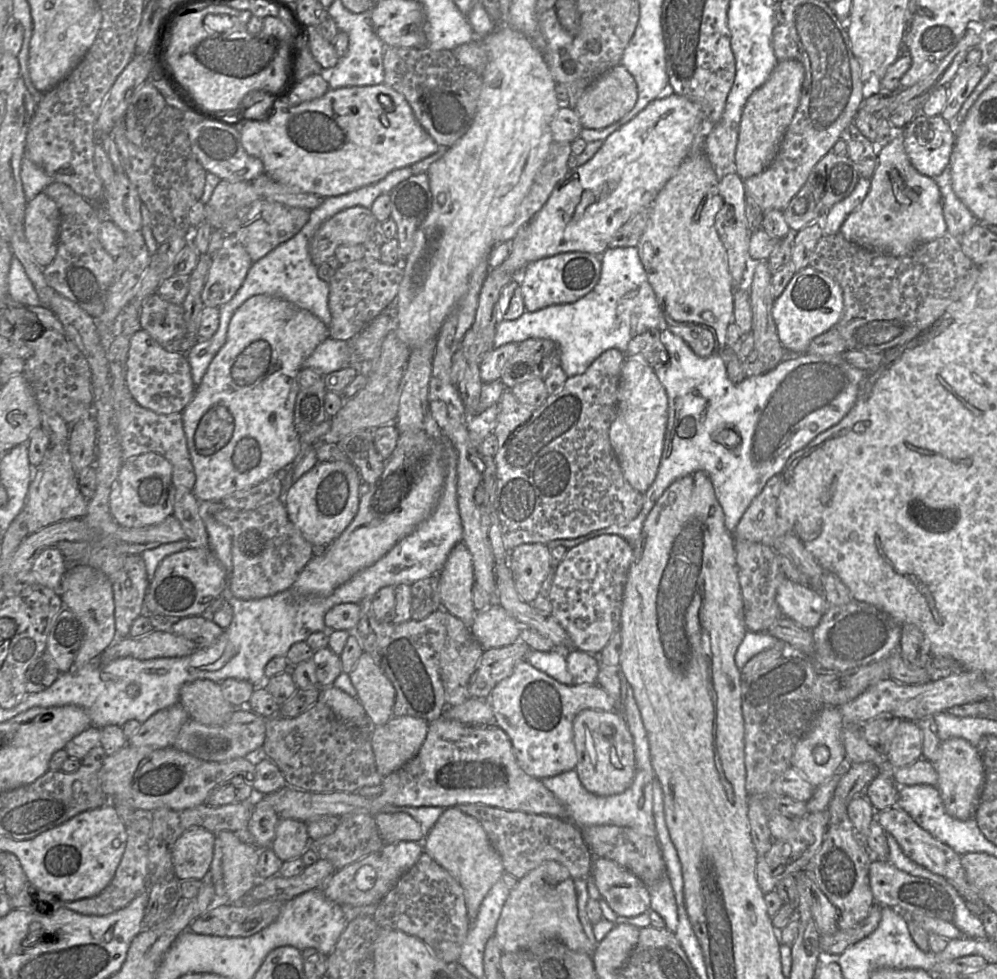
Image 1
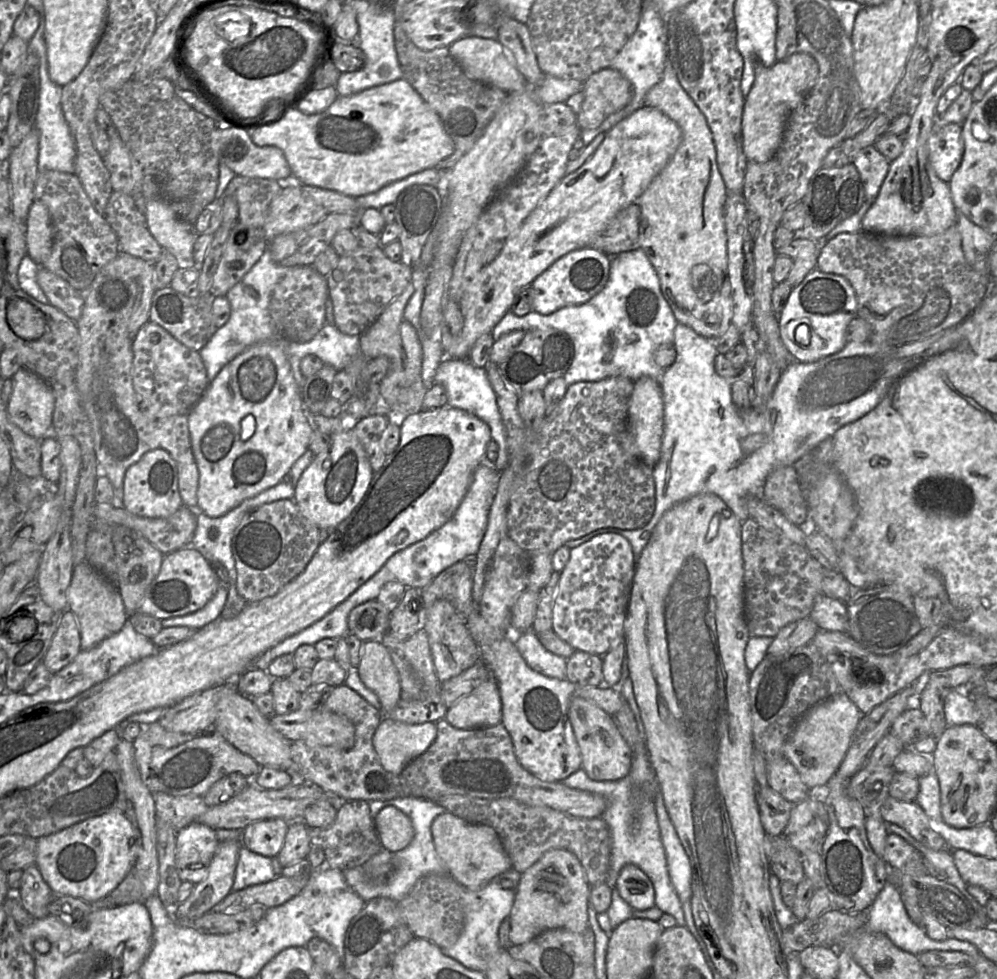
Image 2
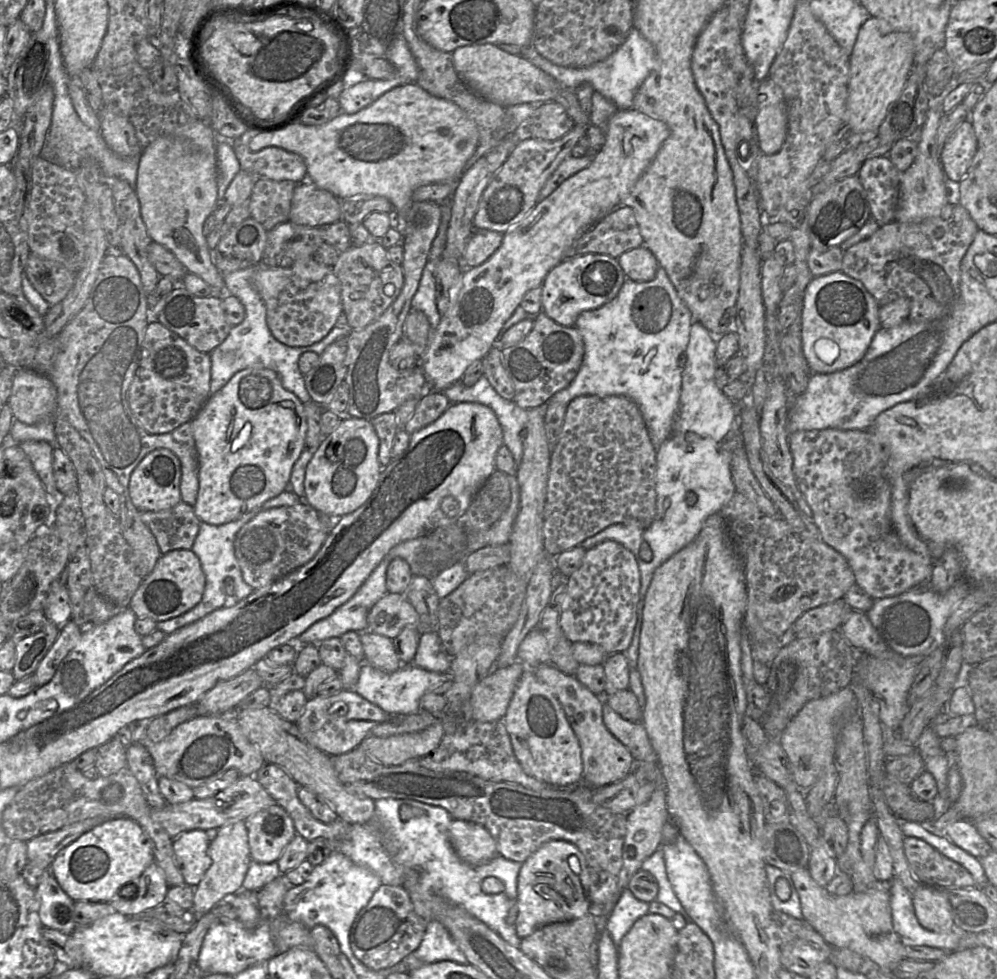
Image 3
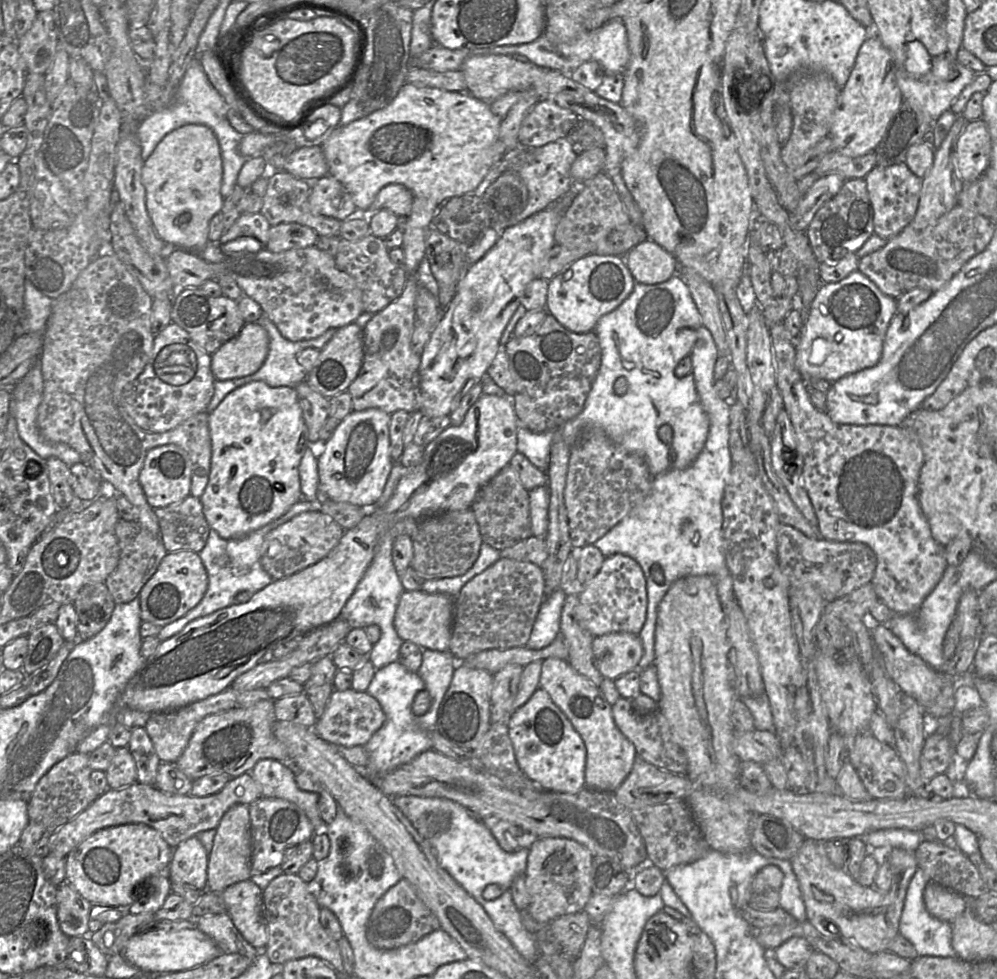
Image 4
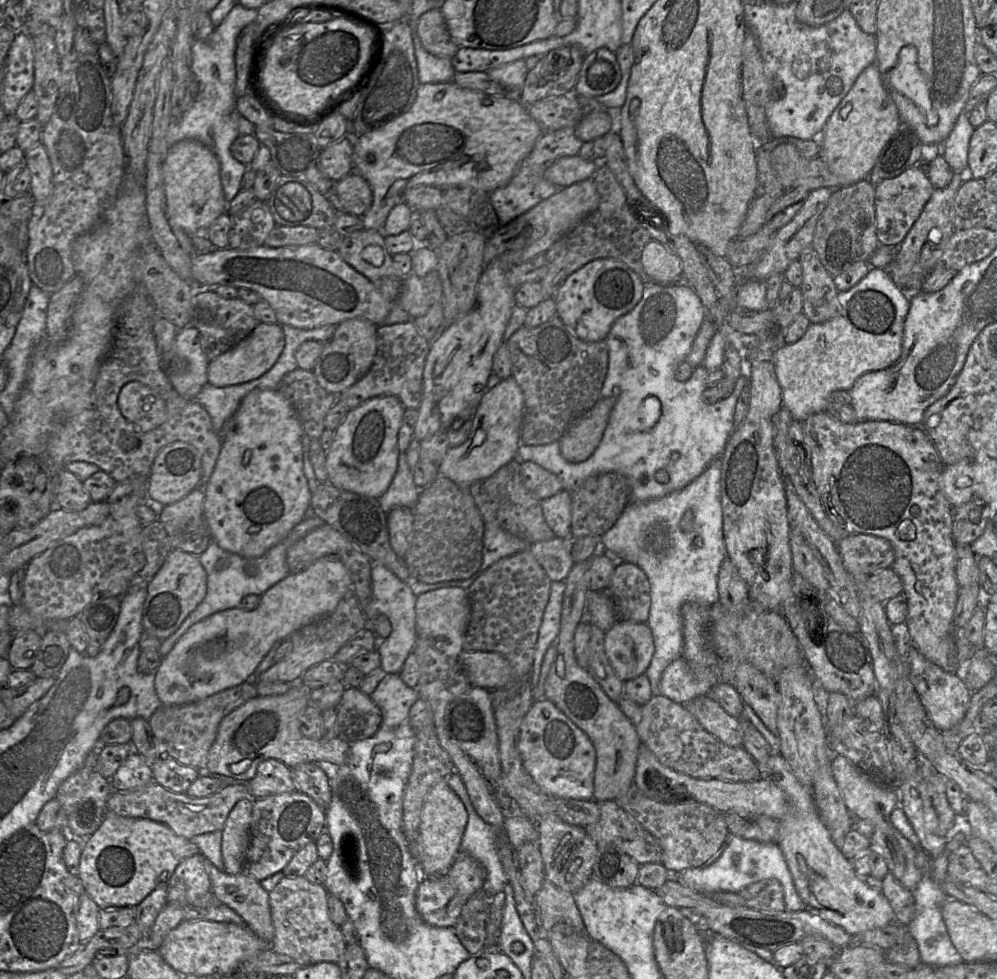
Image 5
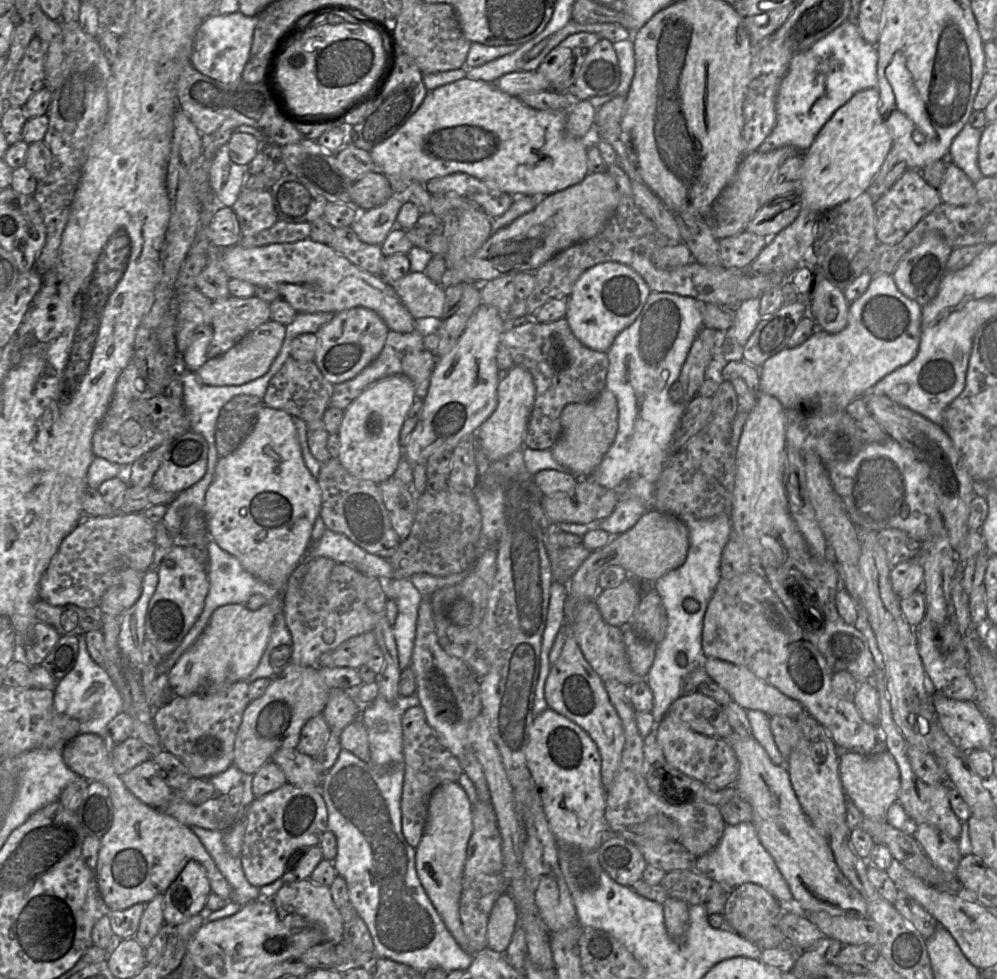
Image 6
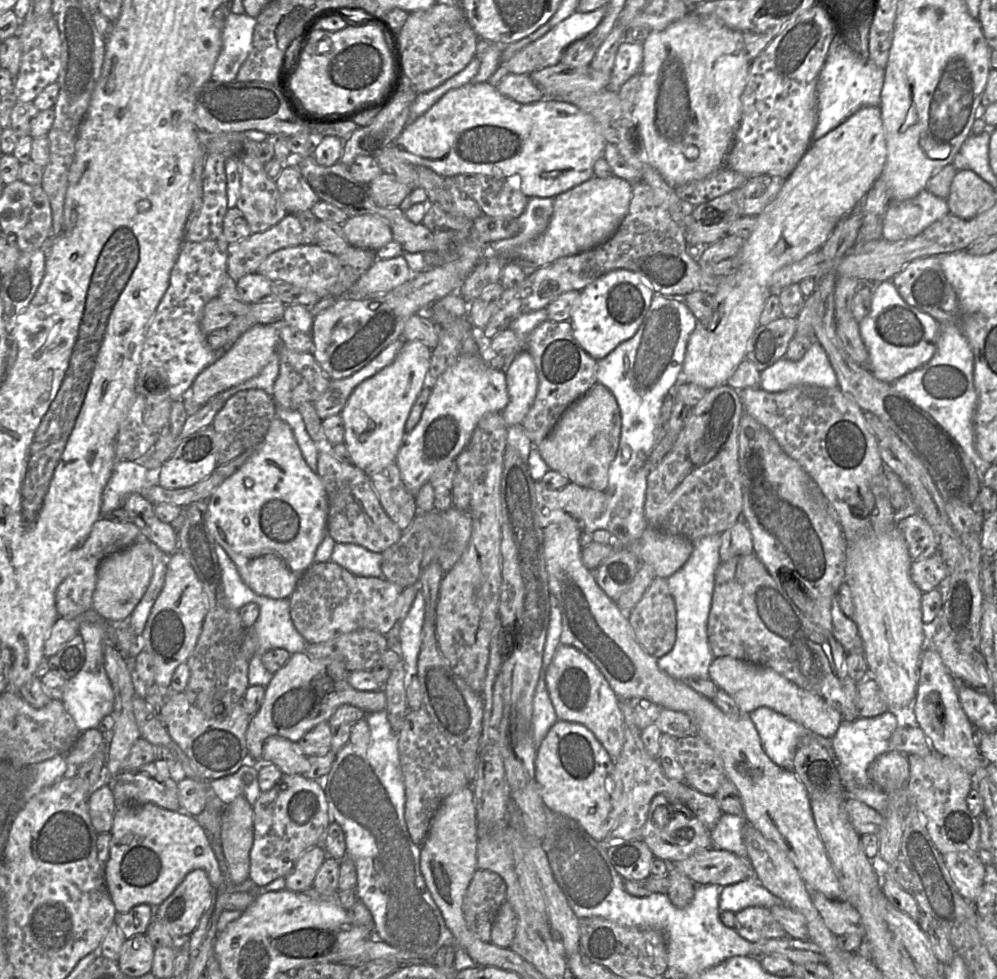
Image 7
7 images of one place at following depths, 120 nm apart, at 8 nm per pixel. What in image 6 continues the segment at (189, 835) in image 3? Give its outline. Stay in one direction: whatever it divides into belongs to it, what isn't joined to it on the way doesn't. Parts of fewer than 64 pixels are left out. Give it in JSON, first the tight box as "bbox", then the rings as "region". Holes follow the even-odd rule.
{"bbox":[164,860,212,927],"region":[[[190,860],[164,893],[164,921],[168,927],[184,923],[192,916],[205,912],[206,902],[212,893],[205,867],[198,861]]]}

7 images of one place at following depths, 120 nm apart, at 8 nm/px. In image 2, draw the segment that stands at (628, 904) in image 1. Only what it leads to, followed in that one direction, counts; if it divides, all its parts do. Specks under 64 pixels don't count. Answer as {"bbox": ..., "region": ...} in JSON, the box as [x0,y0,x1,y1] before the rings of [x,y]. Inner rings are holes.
{"bbox":[615,864,655,911],"region":[[[627,864],[621,869],[615,889],[634,911],[646,910],[655,904],[655,890],[651,880],[635,865]]]}

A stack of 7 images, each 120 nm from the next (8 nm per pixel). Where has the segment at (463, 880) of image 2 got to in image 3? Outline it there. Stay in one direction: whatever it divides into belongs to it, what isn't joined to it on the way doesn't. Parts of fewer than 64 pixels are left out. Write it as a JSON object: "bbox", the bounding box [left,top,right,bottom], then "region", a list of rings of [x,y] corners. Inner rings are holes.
{"bbox":[448,819,498,866],"region":[[[453,819],[448,835],[454,851],[467,864],[477,866],[498,854],[494,838],[480,824]]]}

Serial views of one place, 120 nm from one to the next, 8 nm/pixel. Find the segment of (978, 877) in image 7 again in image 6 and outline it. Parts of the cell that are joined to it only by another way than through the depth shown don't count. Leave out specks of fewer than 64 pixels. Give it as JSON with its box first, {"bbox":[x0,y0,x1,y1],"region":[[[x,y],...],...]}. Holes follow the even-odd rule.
{"bbox":[913,823,963,878],"region":[[[925,823],[917,824],[913,837],[941,872],[955,878],[955,872],[963,856],[957,840]]]}

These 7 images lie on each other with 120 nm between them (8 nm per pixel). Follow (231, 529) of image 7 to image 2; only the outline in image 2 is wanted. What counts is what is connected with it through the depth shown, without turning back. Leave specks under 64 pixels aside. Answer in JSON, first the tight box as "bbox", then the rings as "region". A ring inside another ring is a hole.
{"bbox":[187,339,312,517],"region":[[[278,339],[276,341],[260,342],[246,348],[219,371],[214,380],[207,385],[201,398],[187,413],[191,448],[199,473],[197,509],[209,517],[223,516],[240,505],[244,500],[252,498],[283,481],[296,460],[309,449],[312,429],[302,410],[301,390],[293,377],[290,363],[283,348],[284,341],[286,340]]]}

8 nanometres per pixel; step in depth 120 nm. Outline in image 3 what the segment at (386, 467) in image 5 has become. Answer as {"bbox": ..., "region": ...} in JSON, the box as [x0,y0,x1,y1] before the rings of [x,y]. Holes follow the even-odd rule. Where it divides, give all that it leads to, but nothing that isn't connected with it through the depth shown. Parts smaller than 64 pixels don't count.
{"bbox":[304,417,382,517],"region":[[[344,417],[336,429],[315,449],[314,455],[305,471],[304,502],[312,506],[319,514],[331,517],[343,517],[364,504],[375,489],[382,465],[379,462],[379,438],[370,420]]]}

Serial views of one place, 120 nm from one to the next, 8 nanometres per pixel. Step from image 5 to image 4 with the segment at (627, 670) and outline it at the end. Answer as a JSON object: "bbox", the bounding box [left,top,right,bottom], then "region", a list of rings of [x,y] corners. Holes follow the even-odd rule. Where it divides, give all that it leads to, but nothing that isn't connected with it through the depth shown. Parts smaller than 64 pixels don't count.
{"bbox":[594,632,644,678],"region":[[[613,632],[594,638],[595,666],[605,678],[616,678],[635,671],[644,653],[638,634]]]}

